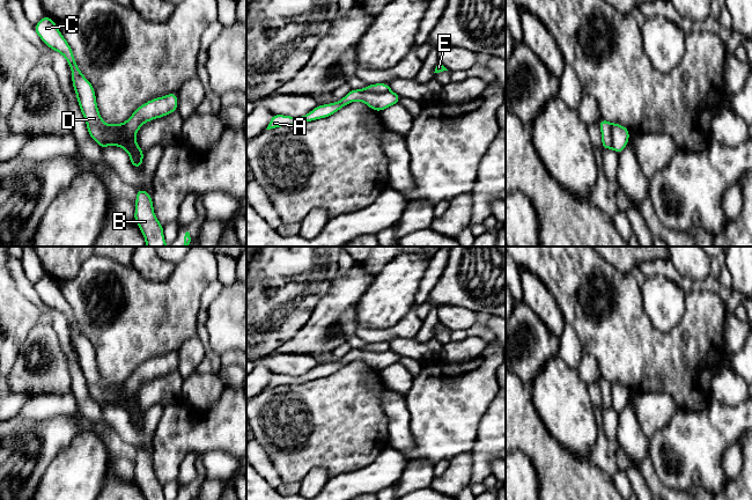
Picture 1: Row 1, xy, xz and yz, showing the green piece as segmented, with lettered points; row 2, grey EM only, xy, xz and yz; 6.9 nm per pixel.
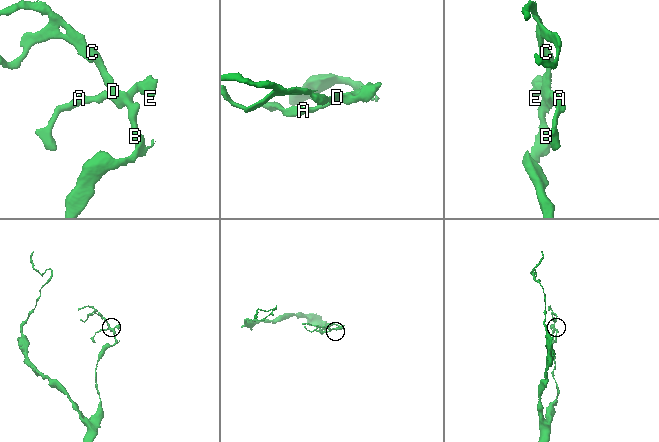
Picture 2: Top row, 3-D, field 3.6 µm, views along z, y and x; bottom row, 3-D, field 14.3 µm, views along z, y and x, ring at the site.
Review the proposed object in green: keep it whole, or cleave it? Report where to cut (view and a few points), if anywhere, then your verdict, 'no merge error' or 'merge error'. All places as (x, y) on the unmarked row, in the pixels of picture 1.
no cut | no merge error

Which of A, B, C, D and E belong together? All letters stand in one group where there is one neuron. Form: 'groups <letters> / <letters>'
groups A B C D E

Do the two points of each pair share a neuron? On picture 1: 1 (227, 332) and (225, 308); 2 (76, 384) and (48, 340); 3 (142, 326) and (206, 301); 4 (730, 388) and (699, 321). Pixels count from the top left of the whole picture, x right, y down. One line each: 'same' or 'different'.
1: same
2: different
3: different
4: different

